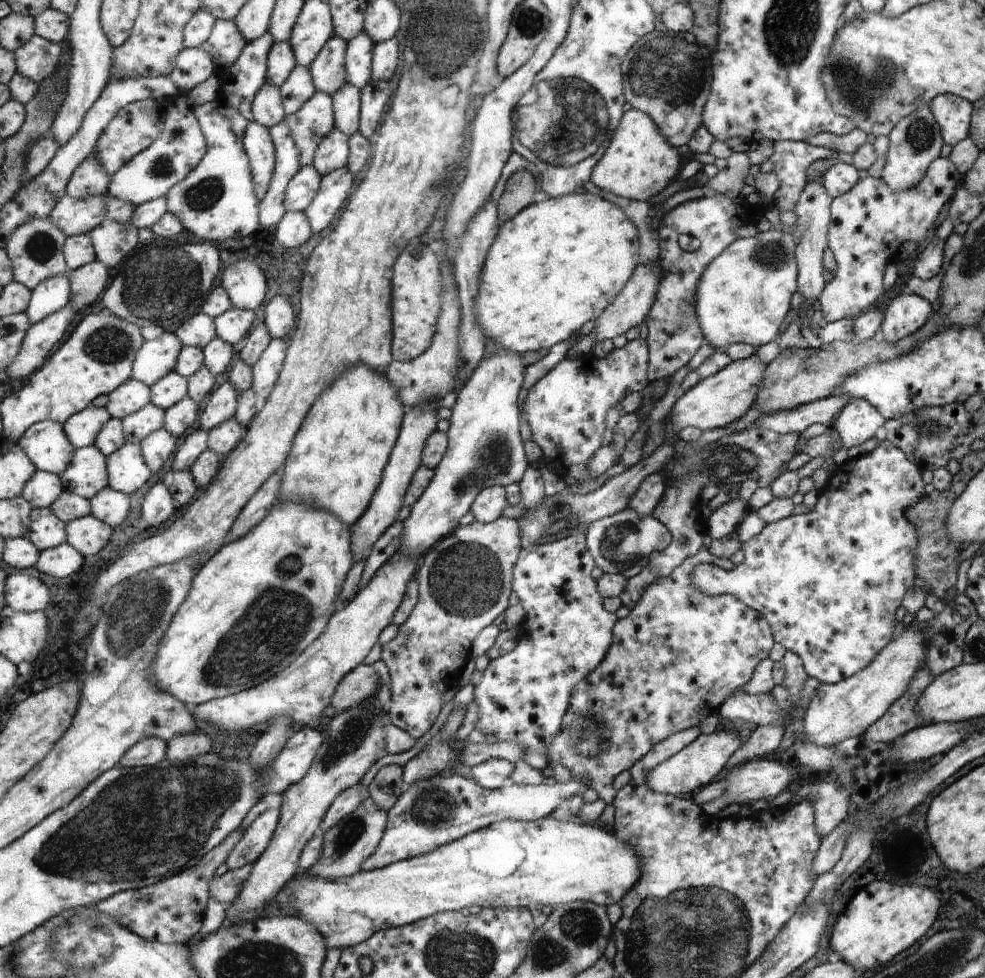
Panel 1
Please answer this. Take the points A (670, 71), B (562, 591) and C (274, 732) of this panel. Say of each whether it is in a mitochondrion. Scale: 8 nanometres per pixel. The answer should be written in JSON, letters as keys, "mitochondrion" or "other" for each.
{"A":"mitochondrion","B":"other","C":"other"}

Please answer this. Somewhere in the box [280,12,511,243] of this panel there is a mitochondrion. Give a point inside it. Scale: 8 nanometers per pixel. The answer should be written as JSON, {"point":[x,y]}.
{"point":[461,55]}

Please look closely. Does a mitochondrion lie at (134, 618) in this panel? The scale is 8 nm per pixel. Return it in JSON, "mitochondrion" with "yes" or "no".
{"mitochondrion":"yes"}

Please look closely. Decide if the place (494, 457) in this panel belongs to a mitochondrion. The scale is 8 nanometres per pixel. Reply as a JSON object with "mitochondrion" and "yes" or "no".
{"mitochondrion":"yes"}

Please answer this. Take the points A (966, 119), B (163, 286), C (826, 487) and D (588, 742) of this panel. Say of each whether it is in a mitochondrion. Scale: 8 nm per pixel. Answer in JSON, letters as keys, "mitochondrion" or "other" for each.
{"A":"other","B":"mitochondrion","C":"other","D":"mitochondrion"}

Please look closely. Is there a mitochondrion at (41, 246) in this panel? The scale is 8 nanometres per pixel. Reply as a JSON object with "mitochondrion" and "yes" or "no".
{"mitochondrion":"yes"}

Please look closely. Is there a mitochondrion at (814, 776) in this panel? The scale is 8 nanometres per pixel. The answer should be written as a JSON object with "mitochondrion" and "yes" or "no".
{"mitochondrion":"no"}

